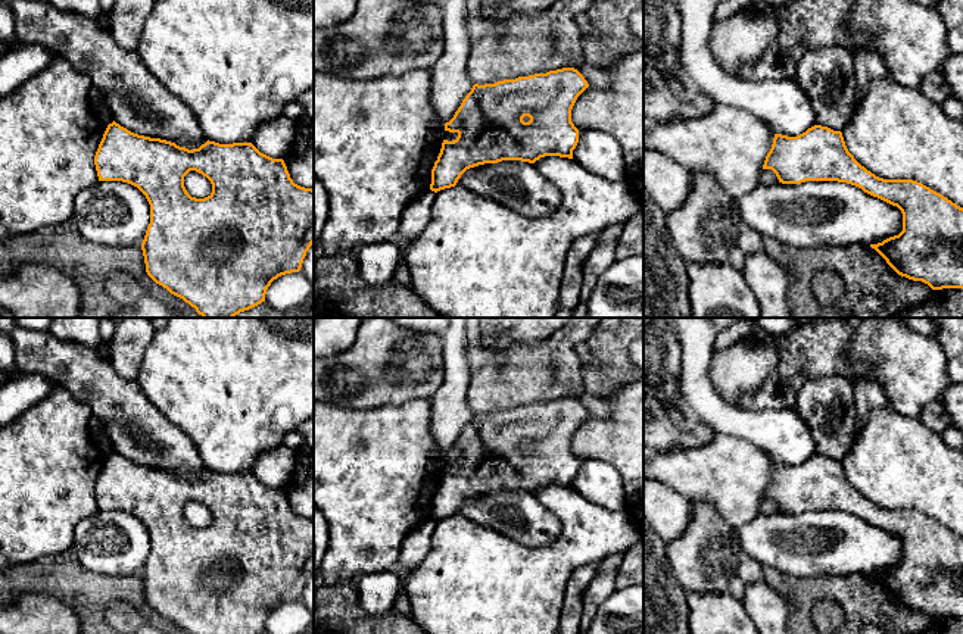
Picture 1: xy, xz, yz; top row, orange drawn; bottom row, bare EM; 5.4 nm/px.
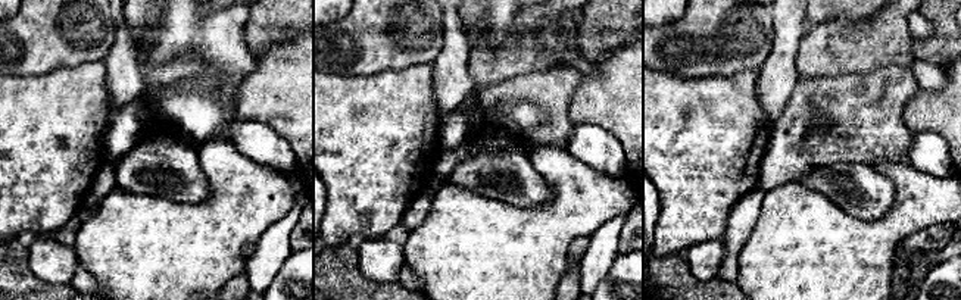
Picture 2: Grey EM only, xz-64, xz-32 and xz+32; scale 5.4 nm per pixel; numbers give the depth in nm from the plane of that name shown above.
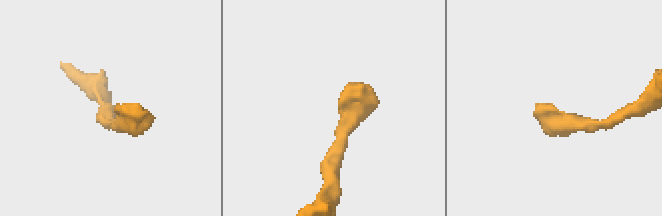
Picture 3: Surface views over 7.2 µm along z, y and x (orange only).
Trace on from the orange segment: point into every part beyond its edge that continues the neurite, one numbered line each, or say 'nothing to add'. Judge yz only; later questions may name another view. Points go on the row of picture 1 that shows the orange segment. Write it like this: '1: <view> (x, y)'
nothing to add

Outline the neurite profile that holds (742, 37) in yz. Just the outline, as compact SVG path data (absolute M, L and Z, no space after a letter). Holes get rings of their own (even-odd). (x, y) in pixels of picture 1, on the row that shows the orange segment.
M742 9L713 25L708 47L717 65L730 76L742 63L754 63L779 34L775 15L752 15Z

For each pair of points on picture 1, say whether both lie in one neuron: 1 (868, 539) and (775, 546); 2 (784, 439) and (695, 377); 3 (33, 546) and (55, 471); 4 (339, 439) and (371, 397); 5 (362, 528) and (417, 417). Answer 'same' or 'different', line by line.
1: same
2: same
3: same
4: different
5: same

